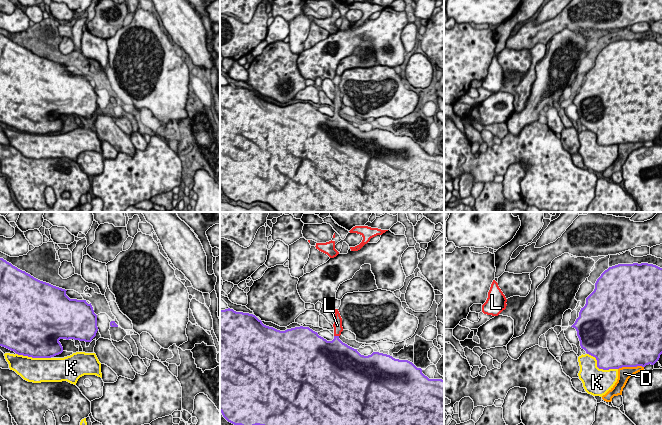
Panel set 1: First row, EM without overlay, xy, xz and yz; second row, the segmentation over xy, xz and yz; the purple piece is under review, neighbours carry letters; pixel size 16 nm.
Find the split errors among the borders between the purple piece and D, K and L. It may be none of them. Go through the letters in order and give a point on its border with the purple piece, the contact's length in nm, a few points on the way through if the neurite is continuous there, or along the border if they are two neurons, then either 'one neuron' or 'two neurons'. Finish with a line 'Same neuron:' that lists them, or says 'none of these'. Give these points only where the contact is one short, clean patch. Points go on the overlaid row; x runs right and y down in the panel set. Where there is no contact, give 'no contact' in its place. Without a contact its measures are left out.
D: yz (630, 366) | 420 nm | two neurons
K: yz (599, 368) | 550 nm | two neurons
L: xz (336, 336) | 80 nm | one neuron
Same neuron: L

